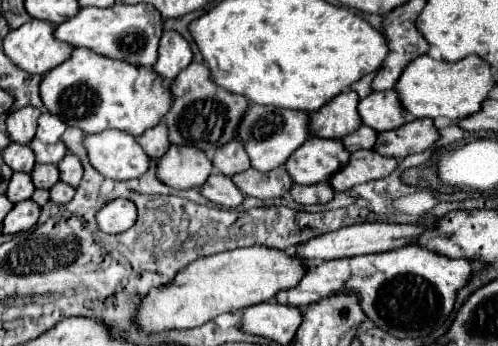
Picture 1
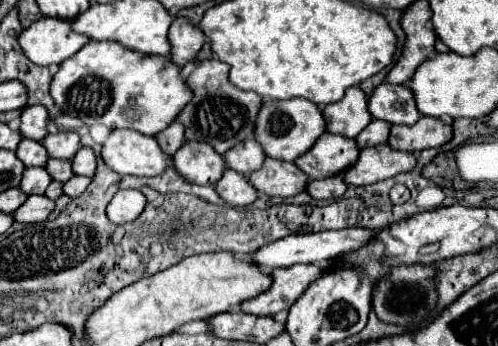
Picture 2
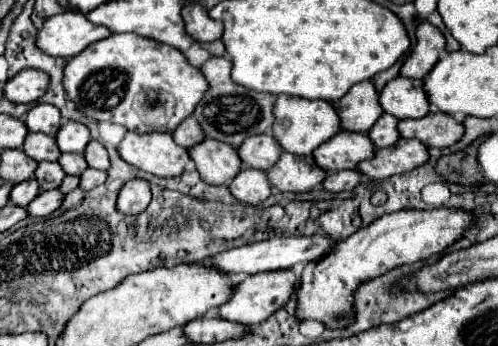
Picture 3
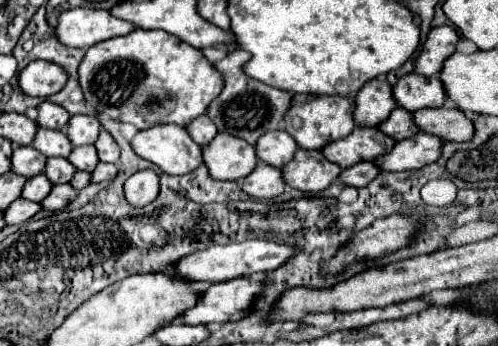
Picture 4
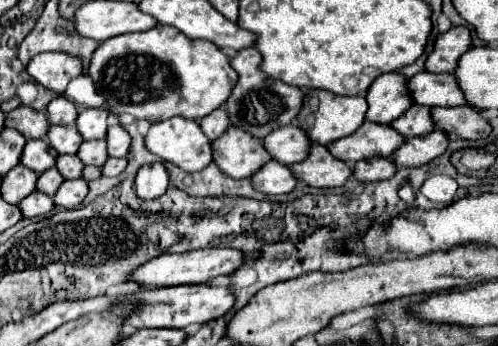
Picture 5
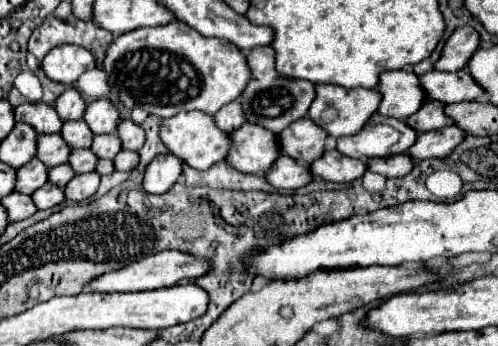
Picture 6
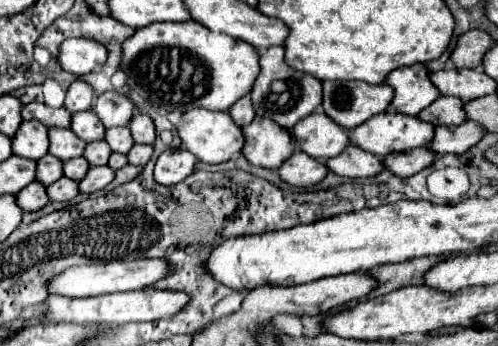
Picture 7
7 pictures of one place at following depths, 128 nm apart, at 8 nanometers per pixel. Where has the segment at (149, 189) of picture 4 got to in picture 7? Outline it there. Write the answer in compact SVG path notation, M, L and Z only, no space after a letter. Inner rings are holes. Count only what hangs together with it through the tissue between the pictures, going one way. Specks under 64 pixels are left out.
M186 148L178 150L166 150L160 154L156 168L154 168L154 178L156 182L164 186L172 186L188 178L196 168L196 156L188 152Z

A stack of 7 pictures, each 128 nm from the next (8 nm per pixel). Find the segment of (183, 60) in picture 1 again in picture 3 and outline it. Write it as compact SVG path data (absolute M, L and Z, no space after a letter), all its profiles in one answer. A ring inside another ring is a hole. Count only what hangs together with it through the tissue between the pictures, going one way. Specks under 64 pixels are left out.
M198 2L186 4L182 10L182 18L186 22L186 32L194 36L196 42L212 42L218 40L224 32L224 26L208 16L208 8Z

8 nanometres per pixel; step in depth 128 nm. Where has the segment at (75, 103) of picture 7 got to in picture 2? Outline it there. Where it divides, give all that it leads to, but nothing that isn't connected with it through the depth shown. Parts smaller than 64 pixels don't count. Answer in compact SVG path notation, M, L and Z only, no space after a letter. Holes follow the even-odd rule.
M42 104L36 106L26 106L22 112L22 124L20 124L20 132L24 138L32 138L32 140L44 140L44 136L48 134L48 108L44 108Z

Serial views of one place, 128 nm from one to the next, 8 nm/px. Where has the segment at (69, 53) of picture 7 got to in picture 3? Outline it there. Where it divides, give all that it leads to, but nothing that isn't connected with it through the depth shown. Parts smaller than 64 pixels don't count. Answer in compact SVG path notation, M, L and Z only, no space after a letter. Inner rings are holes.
M28 68L8 80L4 96L16 104L28 104L36 102L46 90L48 90L48 76L44 76L44 72L36 72L36 68Z

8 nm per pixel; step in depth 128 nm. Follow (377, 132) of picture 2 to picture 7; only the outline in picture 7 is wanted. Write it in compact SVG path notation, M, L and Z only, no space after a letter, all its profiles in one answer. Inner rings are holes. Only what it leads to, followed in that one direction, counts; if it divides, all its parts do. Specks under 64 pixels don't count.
M440 96L428 108L424 108L418 114L418 118L424 120L424 122L430 122L434 126L440 126L440 124L458 126L458 124L462 124L466 120L464 102L460 102L454 96Z

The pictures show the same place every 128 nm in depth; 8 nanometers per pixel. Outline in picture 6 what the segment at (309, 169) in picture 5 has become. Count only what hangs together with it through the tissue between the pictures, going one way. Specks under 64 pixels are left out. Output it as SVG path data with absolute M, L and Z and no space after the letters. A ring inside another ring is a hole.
M328 148L322 158L310 164L310 170L314 176L320 176L328 182L352 182L364 176L368 168L362 160L348 158L342 152L336 152L336 148Z

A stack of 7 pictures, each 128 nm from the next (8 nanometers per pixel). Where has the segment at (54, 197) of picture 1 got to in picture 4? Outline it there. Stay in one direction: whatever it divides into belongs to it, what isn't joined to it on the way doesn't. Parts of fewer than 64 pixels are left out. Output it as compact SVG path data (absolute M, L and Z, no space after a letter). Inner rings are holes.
M100 162L92 172L92 182L106 182L106 180L112 180L116 174L118 174L118 168L114 164Z

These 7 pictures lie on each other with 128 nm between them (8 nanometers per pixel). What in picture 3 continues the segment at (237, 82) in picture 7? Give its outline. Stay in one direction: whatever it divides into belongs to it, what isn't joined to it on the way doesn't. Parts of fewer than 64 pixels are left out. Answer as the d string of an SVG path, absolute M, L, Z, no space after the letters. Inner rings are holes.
M112 34L96 44L90 44L84 52L68 60L64 68L64 88L78 110L98 122L116 122L132 132L174 132L182 120L186 120L196 104L208 92L208 82L204 74L192 66L178 48L168 48L166 44L156 44L156 40L144 40L132 34ZM170 98L174 98L174 108L170 108Z

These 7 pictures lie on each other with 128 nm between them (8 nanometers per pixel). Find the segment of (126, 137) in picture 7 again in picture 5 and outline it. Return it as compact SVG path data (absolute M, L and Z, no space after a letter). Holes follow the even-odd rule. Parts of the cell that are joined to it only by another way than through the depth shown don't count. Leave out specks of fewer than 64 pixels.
M90 140L84 142L78 150L80 160L84 160L84 164L94 164L94 166L102 166L108 160L108 150L106 150L106 140Z

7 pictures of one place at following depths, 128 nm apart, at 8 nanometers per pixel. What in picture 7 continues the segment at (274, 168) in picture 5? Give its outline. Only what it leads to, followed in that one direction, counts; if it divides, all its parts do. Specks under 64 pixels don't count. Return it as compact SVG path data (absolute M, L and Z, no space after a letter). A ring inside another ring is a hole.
M294 152L280 166L280 178L292 186L314 186L326 176L328 166L322 160L312 160L306 152Z

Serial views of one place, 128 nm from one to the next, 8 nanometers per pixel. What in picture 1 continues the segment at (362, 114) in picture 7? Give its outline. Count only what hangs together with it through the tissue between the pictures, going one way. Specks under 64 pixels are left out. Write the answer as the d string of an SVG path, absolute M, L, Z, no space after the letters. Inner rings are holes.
M250 104L238 126L236 138L244 144L252 168L268 172L272 168L282 166L288 160L288 156L310 138L310 114L288 112L288 108L268 108L264 104Z

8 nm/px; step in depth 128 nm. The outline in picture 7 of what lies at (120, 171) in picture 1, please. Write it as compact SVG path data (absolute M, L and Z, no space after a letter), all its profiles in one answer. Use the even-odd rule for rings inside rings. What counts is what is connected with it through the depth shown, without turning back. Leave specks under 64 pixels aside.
M204 108L188 110L184 114L184 124L178 128L178 134L184 148L188 148L198 160L208 164L226 162L244 148L244 132L236 122L232 122L232 116L228 116L228 112L214 112Z

